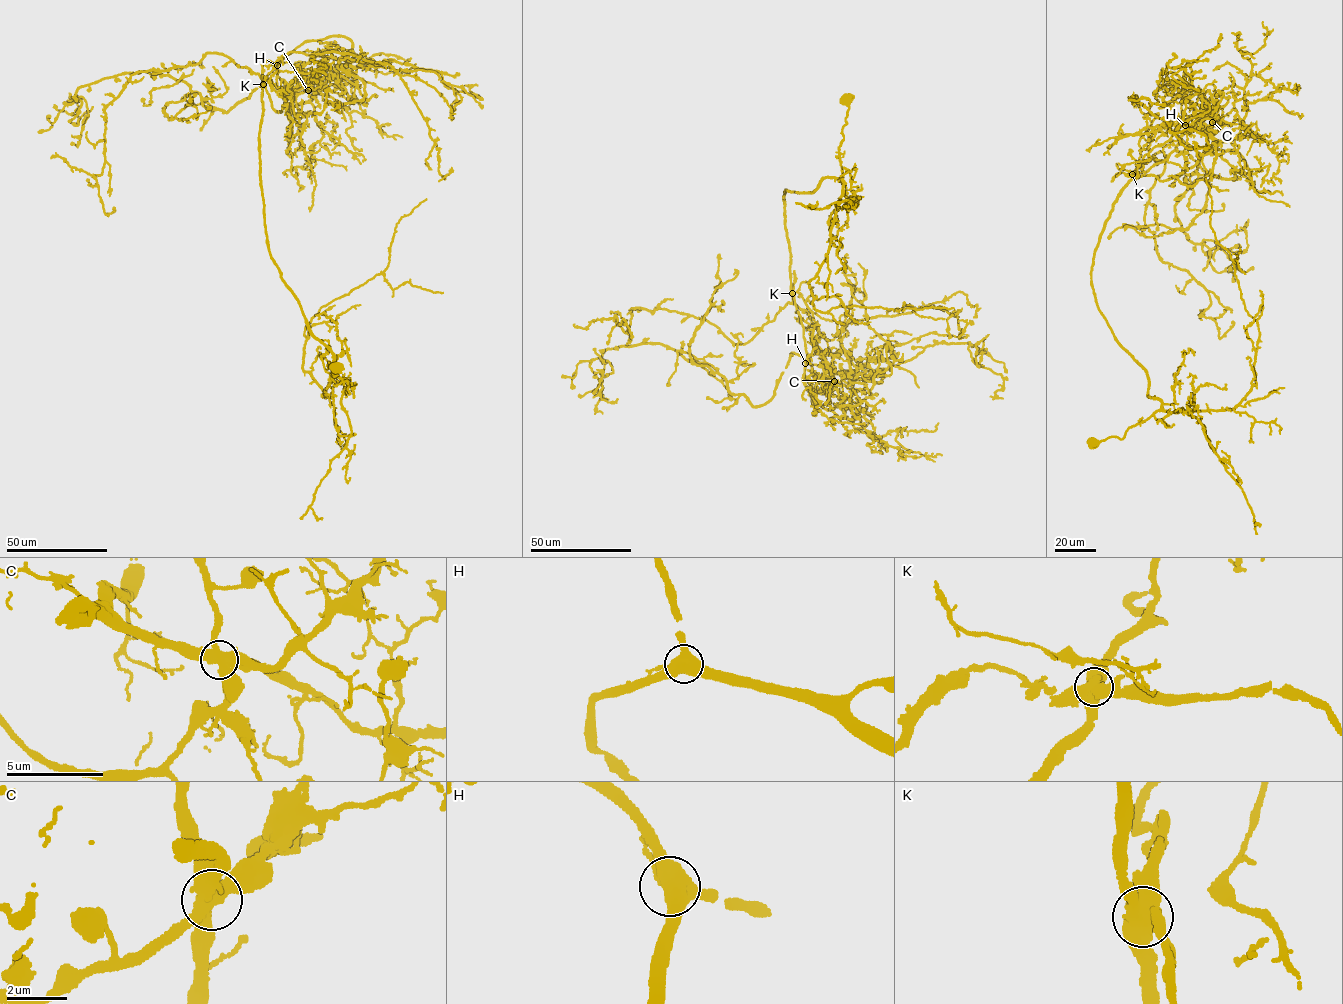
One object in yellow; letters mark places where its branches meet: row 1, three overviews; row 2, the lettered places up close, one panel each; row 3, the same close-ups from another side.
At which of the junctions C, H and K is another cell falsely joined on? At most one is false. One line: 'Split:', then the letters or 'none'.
Split: K

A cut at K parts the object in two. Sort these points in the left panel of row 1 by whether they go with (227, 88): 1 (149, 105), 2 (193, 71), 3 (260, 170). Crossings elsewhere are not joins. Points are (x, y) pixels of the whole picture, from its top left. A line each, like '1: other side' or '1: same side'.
1: same side
2: same side
3: other side

